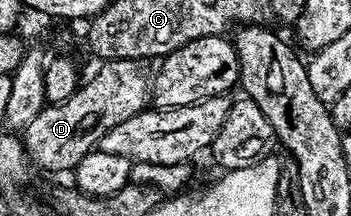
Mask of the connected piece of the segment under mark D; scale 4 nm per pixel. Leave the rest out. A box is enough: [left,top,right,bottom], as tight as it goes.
[23,60,151,173]

